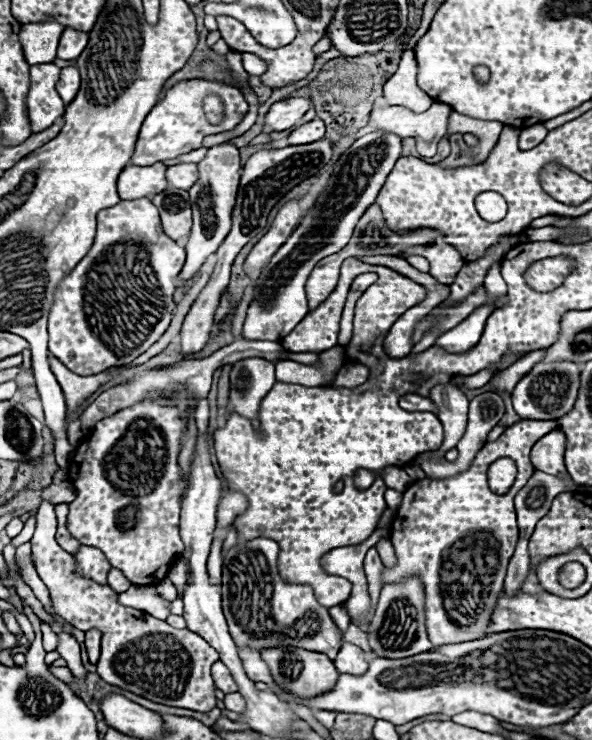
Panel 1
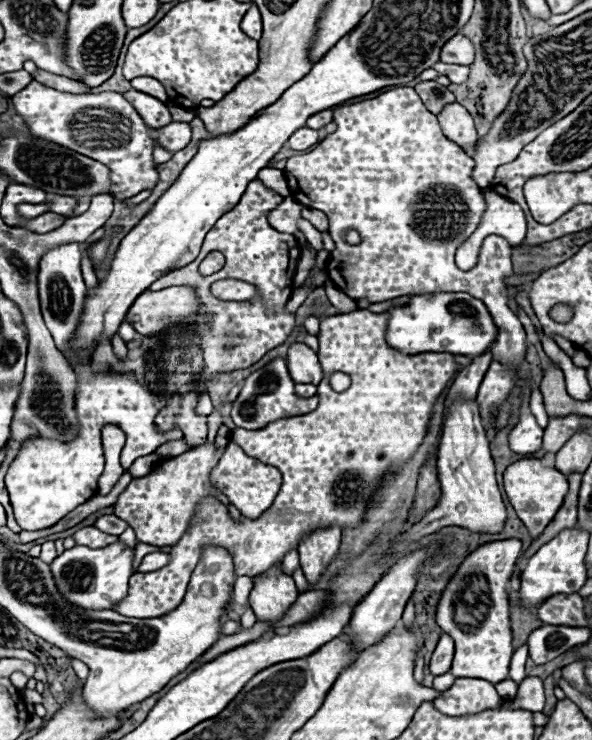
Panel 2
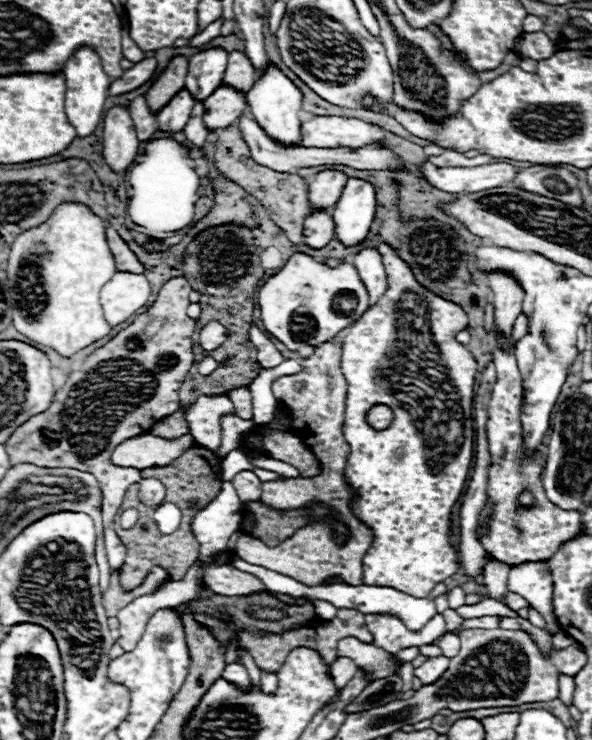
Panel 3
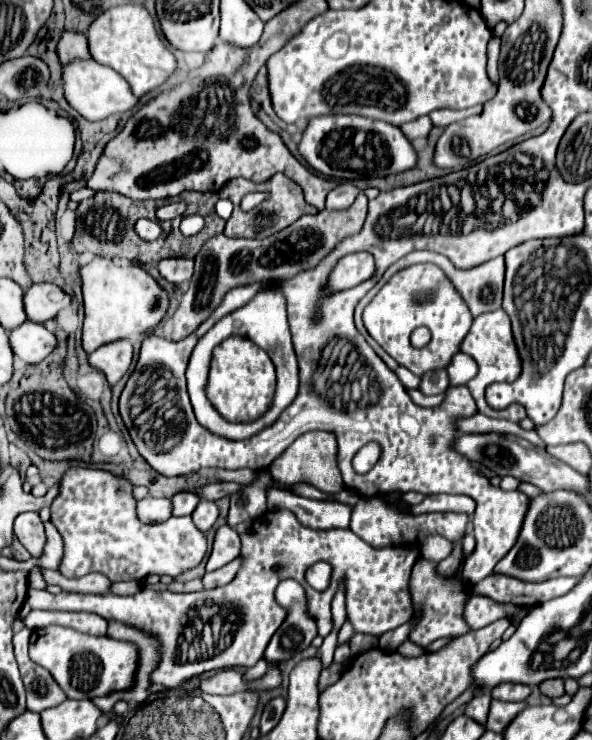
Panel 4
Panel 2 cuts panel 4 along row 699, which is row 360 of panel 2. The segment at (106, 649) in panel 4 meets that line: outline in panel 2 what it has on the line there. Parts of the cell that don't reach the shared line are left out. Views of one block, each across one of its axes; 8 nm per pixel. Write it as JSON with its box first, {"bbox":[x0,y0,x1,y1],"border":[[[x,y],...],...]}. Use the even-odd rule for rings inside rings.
{"bbox":[6,356,182,530],"border":[[[82,356],[74,358],[74,374],[78,378],[76,384],[76,418],[78,418],[78,434],[72,442],[60,442],[54,438],[32,436],[28,438],[8,468],[6,474],[6,490],[10,494],[10,502],[14,508],[16,522],[22,530],[44,530],[54,526],[66,514],[70,514],[76,506],[84,504],[88,498],[96,494],[96,482],[102,474],[102,442],[100,430],[108,424],[118,426],[126,434],[126,444],[122,450],[122,466],[128,470],[136,458],[148,456],[156,452],[158,446],[170,440],[182,438],[180,428],[172,428],[168,432],[158,432],[154,418],[170,400],[170,394],[152,392],[144,380],[138,380],[132,372],[96,372],[92,368],[92,360],[84,360]]]}

